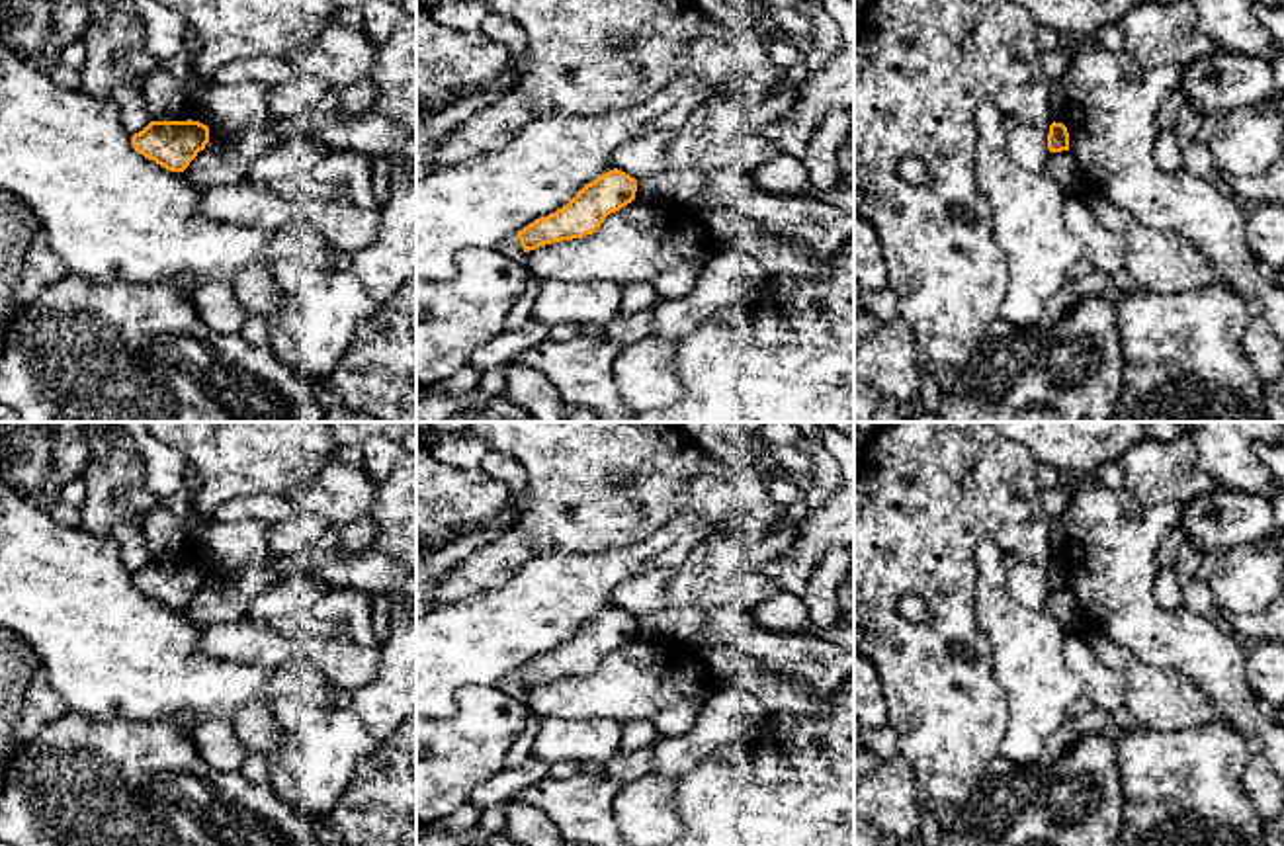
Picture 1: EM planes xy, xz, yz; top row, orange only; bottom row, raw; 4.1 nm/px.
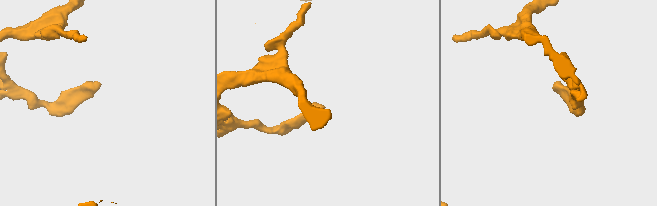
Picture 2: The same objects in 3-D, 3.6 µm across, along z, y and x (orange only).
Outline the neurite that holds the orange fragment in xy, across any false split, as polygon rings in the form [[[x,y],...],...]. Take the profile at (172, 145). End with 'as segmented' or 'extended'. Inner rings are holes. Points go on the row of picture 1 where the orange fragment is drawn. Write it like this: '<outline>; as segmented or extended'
[[[150,121],[131,137],[133,148],[170,172],[184,172],[209,143],[209,127],[199,121]]]; as segmented

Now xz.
[[[614,168],[586,184],[555,213],[541,217],[518,231],[524,252],[545,244],[592,234],[610,213],[635,199],[637,180]]]; as segmented

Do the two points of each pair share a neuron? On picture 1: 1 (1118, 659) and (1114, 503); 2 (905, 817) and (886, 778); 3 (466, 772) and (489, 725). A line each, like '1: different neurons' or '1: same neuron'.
1: different neurons
2: same neuron
3: same neuron

